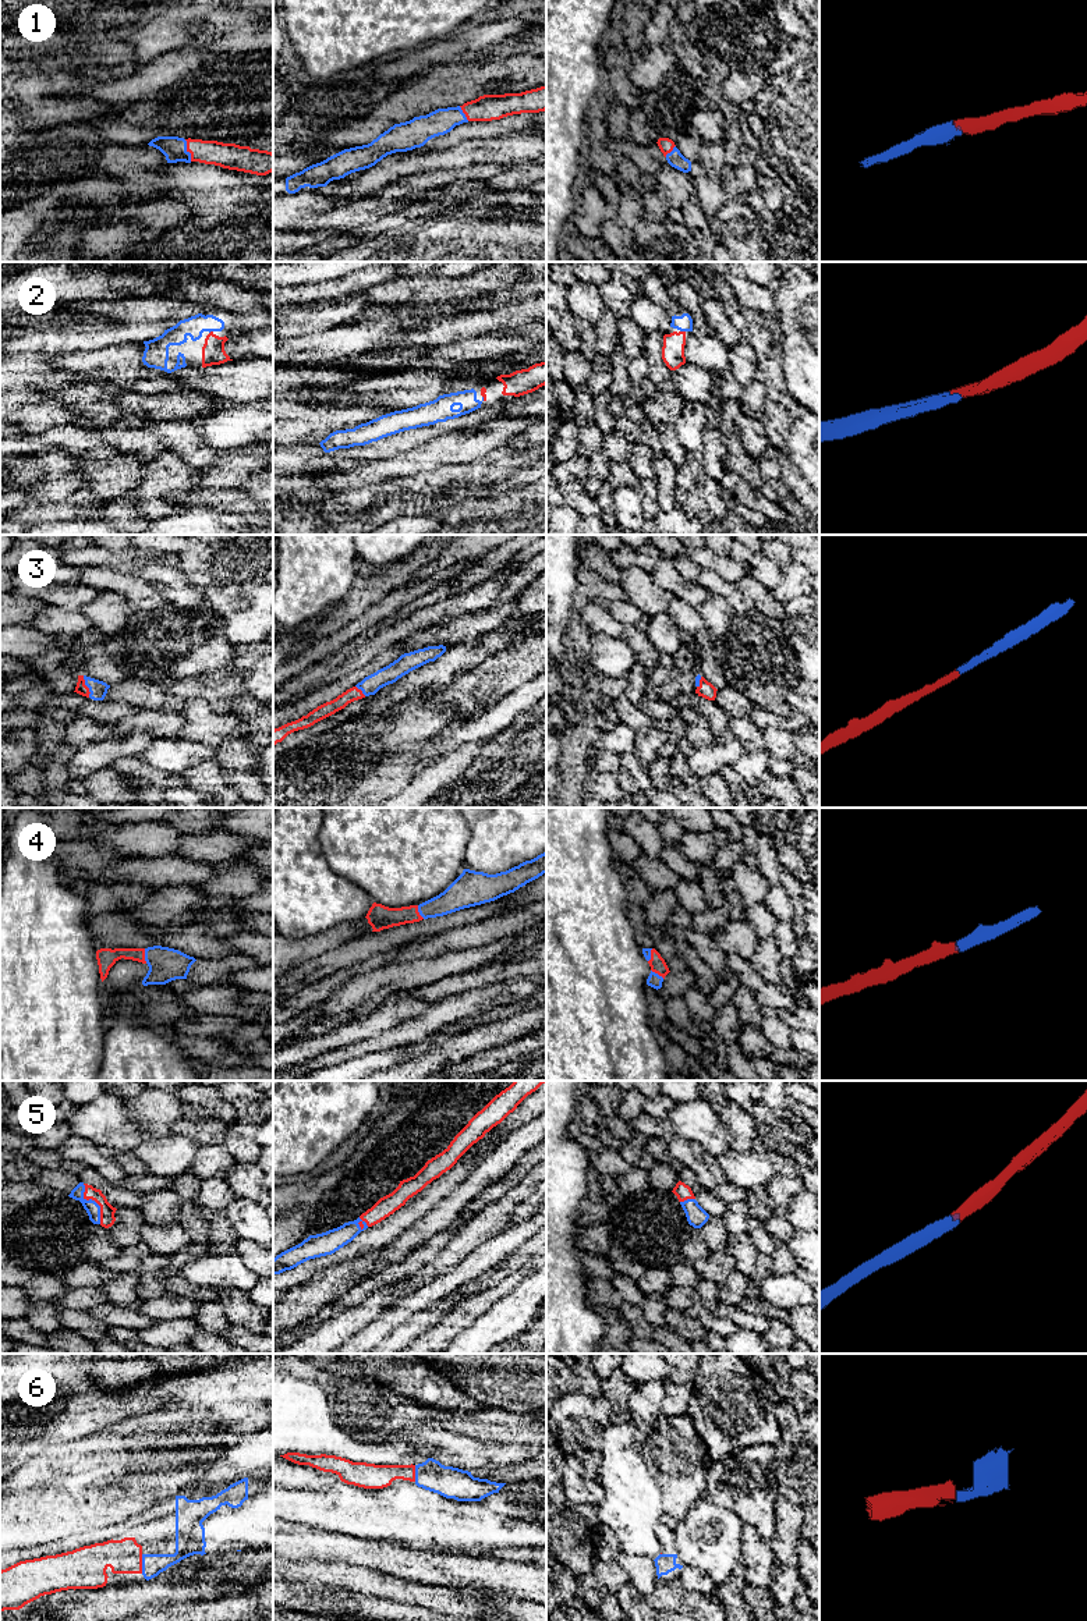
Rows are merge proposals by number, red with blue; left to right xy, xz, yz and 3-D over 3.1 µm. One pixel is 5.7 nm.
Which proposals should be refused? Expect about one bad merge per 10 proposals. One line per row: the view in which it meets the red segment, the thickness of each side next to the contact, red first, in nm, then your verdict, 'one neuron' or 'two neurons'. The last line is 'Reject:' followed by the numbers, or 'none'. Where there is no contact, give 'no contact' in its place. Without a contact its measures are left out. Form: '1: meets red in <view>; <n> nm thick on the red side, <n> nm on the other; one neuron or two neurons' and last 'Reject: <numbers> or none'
1: meets red in xy; 140 nm thick on the red side, 140 nm on the other; one neuron
2: meets red in yz; 130 nm thick on the red side, 100 nm on the other; one neuron
3: meets red in xy; 70 nm thick on the red side, 100 nm on the other; one neuron
4: meets red in xy; 110 nm thick on the red side, 190 nm on the other; one neuron
5: meets red in xy; 90 nm thick on the red side, 80 nm on the other; one neuron
6: meets red in xy; 200 nm thick on the red side, 130 nm on the other; one neuron
Reject: none

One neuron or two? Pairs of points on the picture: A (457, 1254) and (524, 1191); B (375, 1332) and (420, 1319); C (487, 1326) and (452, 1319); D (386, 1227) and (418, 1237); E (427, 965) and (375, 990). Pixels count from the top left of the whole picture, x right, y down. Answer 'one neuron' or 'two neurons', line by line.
A: one neuron
B: two neurons
C: two neurons
D: two neurons
E: one neuron

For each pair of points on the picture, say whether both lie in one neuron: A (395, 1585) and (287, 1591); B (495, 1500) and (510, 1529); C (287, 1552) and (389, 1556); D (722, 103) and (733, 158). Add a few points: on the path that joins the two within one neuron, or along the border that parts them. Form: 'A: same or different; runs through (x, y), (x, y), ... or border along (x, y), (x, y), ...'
A: different; border along (311, 1584), (347, 1588), (375, 1596)
B: different; border along (478, 1501), (499, 1514), (514, 1517)
C: same; runs through (312, 1547), (343, 1547), (364, 1553)
D: same; runs through (729, 117), (732, 144)

